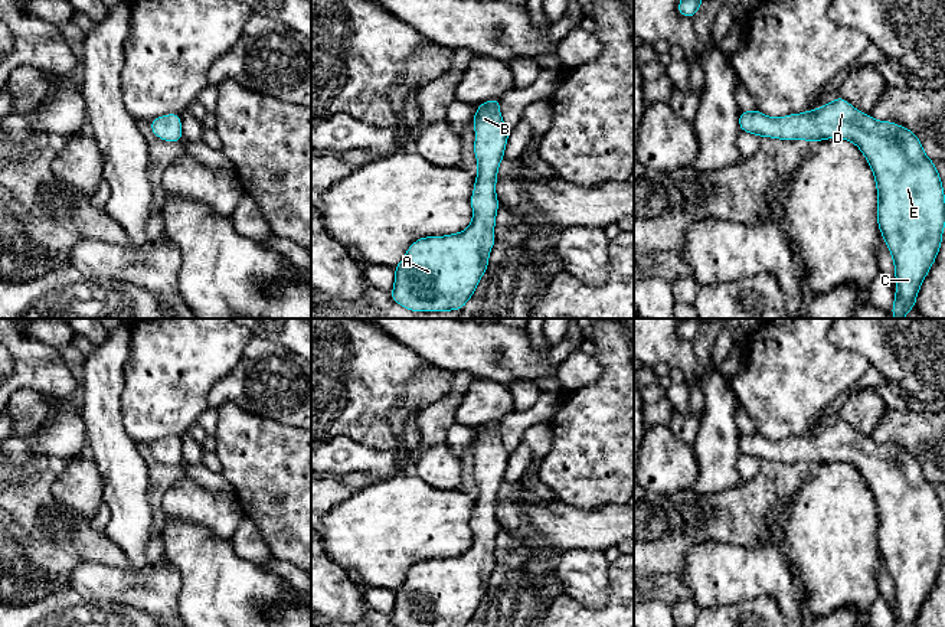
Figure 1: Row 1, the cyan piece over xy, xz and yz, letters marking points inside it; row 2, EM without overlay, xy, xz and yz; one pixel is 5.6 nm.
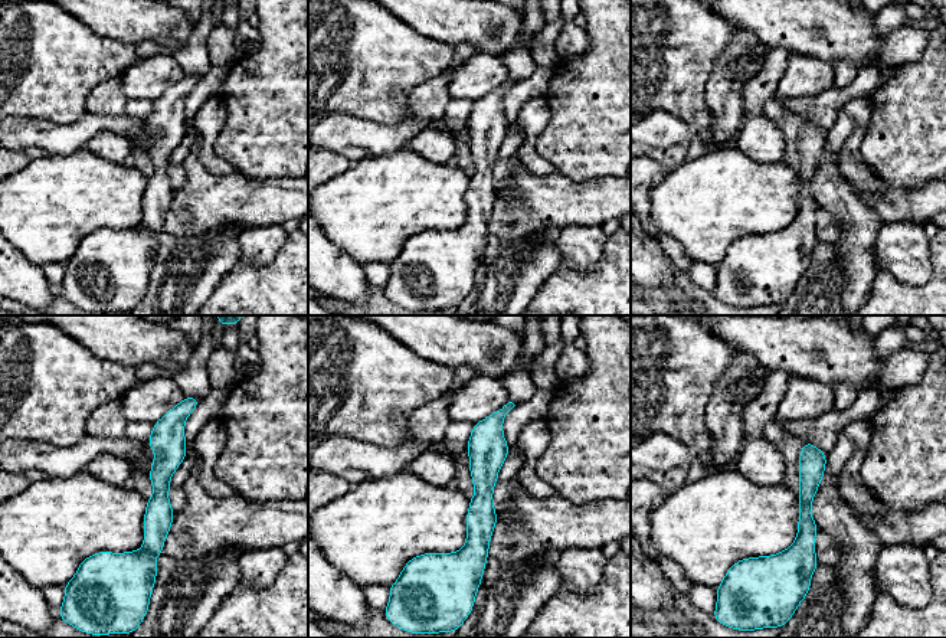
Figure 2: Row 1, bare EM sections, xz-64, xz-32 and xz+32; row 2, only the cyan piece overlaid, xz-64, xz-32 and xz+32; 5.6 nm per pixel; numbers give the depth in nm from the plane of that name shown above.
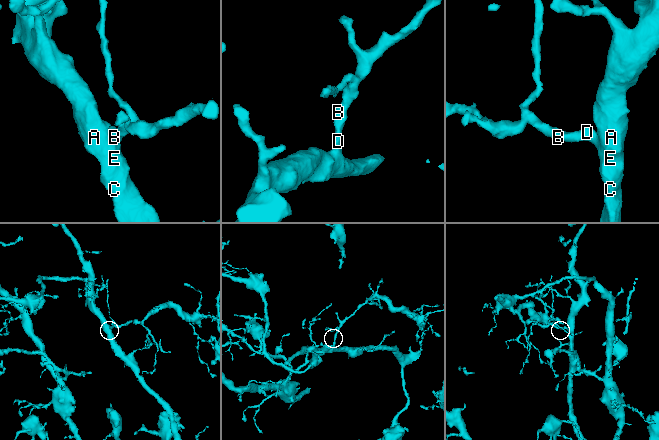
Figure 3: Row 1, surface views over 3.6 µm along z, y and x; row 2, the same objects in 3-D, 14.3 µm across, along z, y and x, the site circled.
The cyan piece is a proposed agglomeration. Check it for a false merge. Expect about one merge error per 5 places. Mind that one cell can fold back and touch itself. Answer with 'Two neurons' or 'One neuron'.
One neuron

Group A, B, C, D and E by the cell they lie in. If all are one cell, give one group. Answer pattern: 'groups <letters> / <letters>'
groups A B C D E

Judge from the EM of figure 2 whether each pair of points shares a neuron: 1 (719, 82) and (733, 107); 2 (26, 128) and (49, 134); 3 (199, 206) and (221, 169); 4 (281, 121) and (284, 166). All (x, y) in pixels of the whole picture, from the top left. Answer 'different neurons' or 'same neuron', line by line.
1: same neuron
2: same neuron
3: different neurons
4: same neuron

